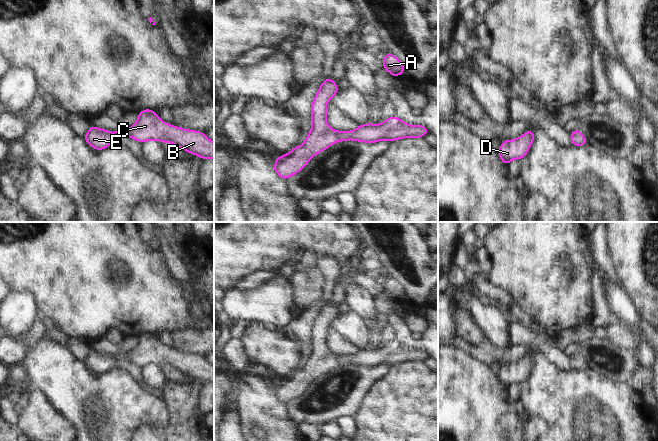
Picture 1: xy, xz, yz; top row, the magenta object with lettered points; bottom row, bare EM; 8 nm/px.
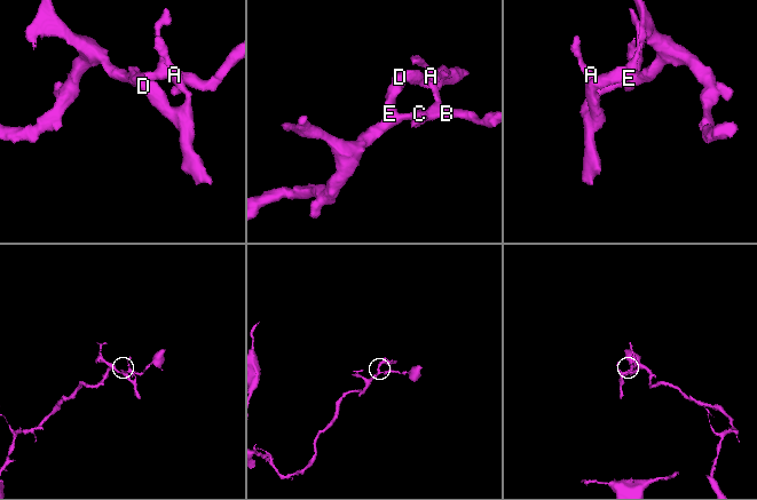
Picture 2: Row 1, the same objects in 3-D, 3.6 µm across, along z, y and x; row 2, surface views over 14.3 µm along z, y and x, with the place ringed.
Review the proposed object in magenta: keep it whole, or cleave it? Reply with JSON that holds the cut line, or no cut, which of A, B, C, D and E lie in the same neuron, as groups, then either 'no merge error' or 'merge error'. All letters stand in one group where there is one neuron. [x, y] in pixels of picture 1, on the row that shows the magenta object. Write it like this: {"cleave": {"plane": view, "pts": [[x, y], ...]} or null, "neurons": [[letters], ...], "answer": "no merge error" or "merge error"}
{"cleave": null, "neurons": [["A", "B", "C", "D", "E"]], "answer": "no merge error"}

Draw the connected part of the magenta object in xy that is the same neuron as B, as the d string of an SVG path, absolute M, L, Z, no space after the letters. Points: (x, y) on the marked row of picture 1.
M144 109L138 113L137 122L129 129L120 129L111 133L91 125L84 140L100 151L109 147L116 135L128 136L140 143L149 140L172 143L203 160L214 159L214 142L208 139L204 132L187 130L165 123L155 111L150 109Z

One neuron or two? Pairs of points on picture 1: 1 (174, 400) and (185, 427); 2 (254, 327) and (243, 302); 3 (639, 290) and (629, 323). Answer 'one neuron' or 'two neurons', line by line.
1: one neuron
2: two neurons
3: two neurons

